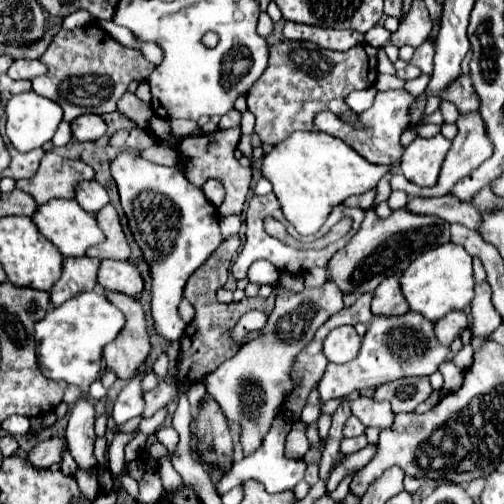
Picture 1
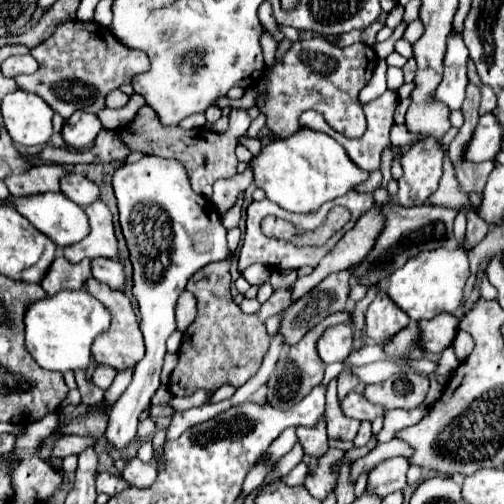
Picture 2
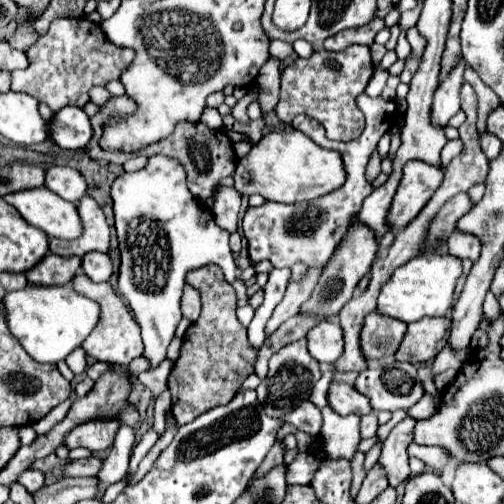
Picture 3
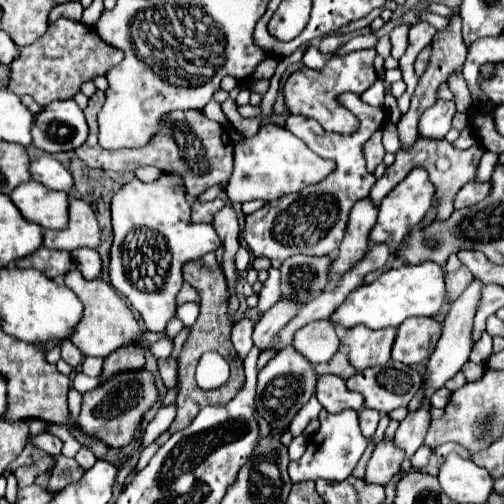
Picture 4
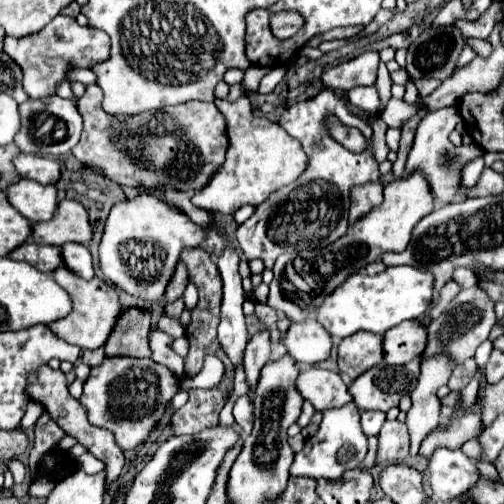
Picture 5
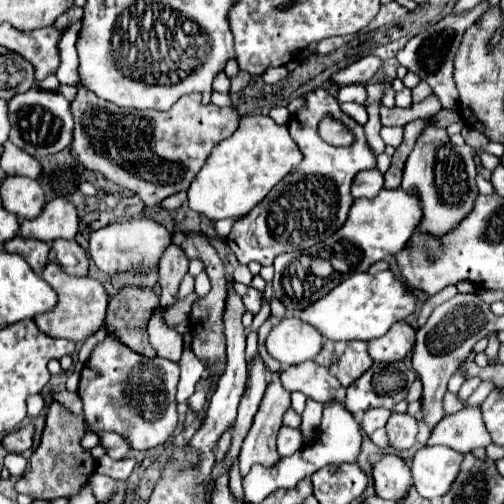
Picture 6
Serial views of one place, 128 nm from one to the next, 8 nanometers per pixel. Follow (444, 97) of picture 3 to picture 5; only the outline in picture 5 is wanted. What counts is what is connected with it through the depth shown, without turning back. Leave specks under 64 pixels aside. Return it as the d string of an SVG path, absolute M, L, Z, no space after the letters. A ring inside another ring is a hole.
M446 106L446 108L440 108L436 112L428 112L418 124L414 146L408 154L408 162L406 162L406 168L404 168L404 174L402 174L404 180L406 180L414 172L420 172L428 180L432 194L444 204L452 204L452 202L466 198L468 188L464 188L460 184L460 172L464 170L464 164L468 164L468 160L474 160L476 156L484 156L484 150L478 144L454 146L448 140L450 132L454 130L454 126L458 122L460 122L460 114L458 114L456 106Z

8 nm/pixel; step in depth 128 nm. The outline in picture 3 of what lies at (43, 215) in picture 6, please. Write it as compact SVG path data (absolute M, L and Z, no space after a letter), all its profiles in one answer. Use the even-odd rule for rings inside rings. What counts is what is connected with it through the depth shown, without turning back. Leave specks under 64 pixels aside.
M84 196L78 202L78 212L84 224L82 236L76 240L52 240L50 238L50 252L58 256L84 256L92 250L108 252L110 228L106 224L106 218L100 206L90 196Z

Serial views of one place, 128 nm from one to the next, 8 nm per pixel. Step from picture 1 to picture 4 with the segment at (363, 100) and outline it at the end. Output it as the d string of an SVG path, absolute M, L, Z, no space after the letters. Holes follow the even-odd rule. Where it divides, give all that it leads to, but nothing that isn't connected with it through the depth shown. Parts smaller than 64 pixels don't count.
M376 80L364 94L360 94L360 100L364 100L364 104L372 104L376 108L380 108L384 104L384 86L380 80Z

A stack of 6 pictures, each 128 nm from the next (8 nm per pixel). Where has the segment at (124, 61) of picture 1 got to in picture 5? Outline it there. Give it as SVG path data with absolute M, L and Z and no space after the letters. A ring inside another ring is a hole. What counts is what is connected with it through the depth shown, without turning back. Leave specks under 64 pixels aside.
M56 16L50 24L46 24L40 32L26 36L26 38L12 38L4 36L4 52L22 66L24 72L24 90L30 98L46 98L54 94L56 82L64 80L64 70L68 66L90 68L96 62L108 58L110 52L110 38L98 28L92 26L78 26L74 18Z

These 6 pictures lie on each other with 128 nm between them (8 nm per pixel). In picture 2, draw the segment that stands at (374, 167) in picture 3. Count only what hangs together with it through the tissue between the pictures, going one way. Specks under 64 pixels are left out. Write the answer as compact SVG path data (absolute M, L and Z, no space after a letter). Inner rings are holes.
M374 170L374 172L370 172L368 180L362 186L358 186L356 190L358 192L374 192L380 186L380 182L382 182L382 174L380 174L380 170Z

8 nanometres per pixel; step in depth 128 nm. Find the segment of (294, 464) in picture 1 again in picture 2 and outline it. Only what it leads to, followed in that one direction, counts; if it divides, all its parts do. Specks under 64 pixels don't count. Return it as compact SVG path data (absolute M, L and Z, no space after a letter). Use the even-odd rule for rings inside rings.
M300 462L288 476L282 478L282 482L288 486L300 486L300 484L304 484L306 476L308 476L308 466L304 462Z

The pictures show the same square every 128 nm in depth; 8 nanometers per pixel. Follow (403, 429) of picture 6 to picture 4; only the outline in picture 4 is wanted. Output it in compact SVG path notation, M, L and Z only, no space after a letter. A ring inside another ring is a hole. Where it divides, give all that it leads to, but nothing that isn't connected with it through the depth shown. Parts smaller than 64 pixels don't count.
M382 438L372 452L372 458L368 460L366 482L384 486L396 472L400 472L400 464L404 458L406 458L404 452L400 452L400 448L396 448L394 438L392 440Z

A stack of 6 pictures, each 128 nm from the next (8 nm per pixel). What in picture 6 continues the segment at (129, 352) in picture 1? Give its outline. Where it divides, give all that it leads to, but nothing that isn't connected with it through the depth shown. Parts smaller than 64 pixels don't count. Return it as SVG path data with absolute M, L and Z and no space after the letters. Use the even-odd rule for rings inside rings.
M48 264L44 268L44 272L40 274L58 294L58 302L56 308L52 308L52 312L44 312L40 316L34 316L32 320L36 322L36 326L52 336L52 338L66 338L66 340L74 340L80 342L84 340L88 334L92 334L94 330L100 328L100 324L104 322L104 314L106 314L106 304L108 304L108 294L104 290L104 286L94 280L94 278L78 278L78 276L68 276L66 272L62 272L62 268L58 264Z

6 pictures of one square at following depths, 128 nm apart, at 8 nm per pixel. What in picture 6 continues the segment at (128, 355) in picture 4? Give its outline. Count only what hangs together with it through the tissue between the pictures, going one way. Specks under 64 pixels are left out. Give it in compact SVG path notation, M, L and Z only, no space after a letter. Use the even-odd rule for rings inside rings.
M124 286L118 296L110 298L106 324L110 332L128 344L134 352L154 358L156 350L148 344L146 324L152 316L152 310L158 306L158 294L152 288L142 286Z

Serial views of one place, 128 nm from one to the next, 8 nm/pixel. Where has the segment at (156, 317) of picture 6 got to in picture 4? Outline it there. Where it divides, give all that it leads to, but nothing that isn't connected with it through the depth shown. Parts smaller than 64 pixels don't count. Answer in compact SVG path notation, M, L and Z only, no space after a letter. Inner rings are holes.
M158 358L158 370L166 388L174 388L178 384L178 360L176 358Z

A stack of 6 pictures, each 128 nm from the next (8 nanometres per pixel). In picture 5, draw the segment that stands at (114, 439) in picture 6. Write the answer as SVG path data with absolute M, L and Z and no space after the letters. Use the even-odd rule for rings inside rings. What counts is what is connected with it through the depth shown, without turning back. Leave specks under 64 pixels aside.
M42 366L38 370L38 374L34 374L30 378L30 386L28 386L28 396L32 400L38 400L40 404L44 404L44 408L50 412L50 416L66 430L68 436L74 436L82 446L86 446L96 458L100 458L104 464L106 464L106 490L112 488L112 484L118 480L120 472L122 472L122 466L124 466L124 450L116 444L112 432L108 430L102 430L102 428L96 428L94 424L88 422L88 414L86 414L86 408L80 404L80 400L72 398L66 390L66 378L62 374L62 370L52 370L50 366Z

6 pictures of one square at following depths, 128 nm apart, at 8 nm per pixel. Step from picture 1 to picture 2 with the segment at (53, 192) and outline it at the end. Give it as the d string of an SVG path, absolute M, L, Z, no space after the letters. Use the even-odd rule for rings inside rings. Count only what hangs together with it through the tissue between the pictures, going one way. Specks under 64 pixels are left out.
M40 164L32 166L30 170L22 174L6 176L4 182L12 196L30 196L30 194L42 194L42 192L58 192L60 176L64 176L66 170L58 164Z

